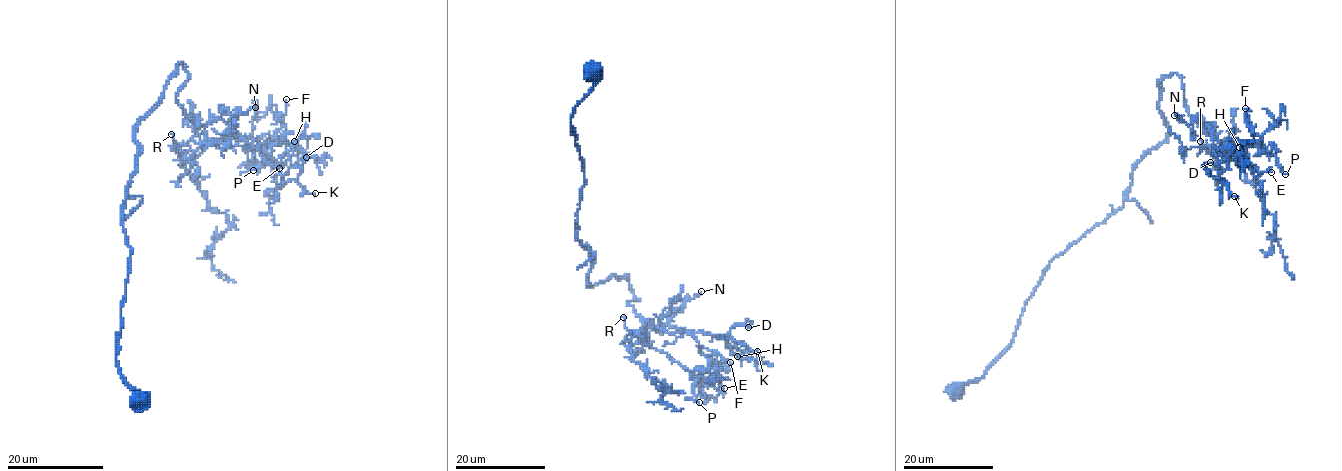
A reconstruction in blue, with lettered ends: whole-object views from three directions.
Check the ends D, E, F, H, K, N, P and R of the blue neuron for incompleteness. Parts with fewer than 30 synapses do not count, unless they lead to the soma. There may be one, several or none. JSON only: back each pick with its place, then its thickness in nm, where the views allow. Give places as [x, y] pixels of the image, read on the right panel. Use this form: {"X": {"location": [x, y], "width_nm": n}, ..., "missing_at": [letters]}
{"missing_at": []}

